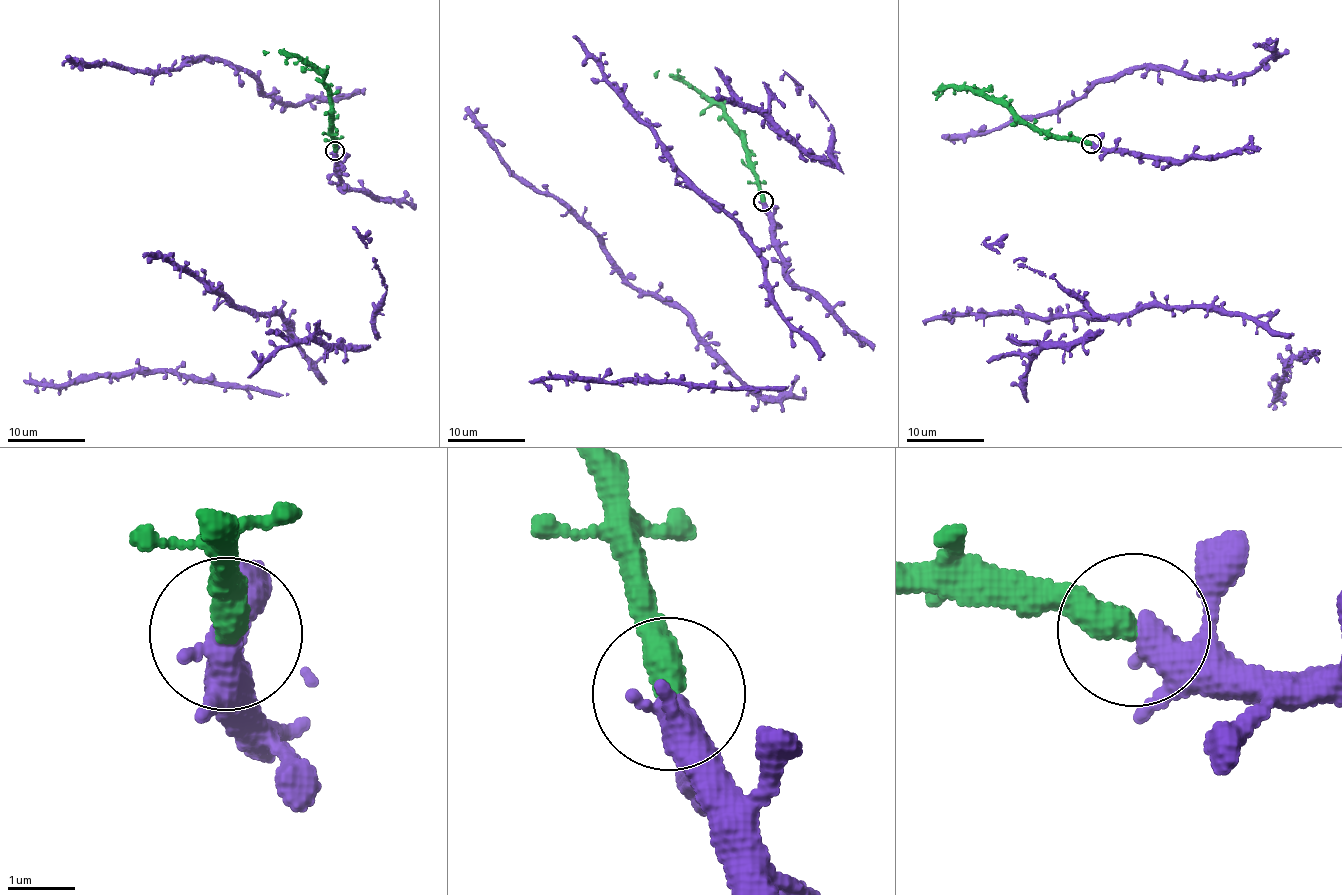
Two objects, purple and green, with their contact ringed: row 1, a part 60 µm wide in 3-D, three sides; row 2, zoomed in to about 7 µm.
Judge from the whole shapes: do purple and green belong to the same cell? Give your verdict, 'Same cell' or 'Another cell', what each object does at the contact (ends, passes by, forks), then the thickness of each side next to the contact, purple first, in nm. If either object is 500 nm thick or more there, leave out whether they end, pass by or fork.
Same cell. At the ring purple forks. At the ring green ends. Thickness 300 nm (purple) against 420 nm

